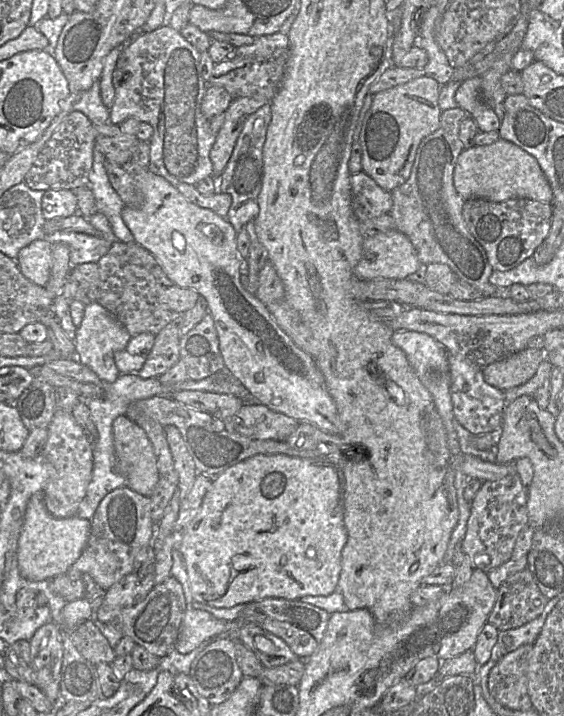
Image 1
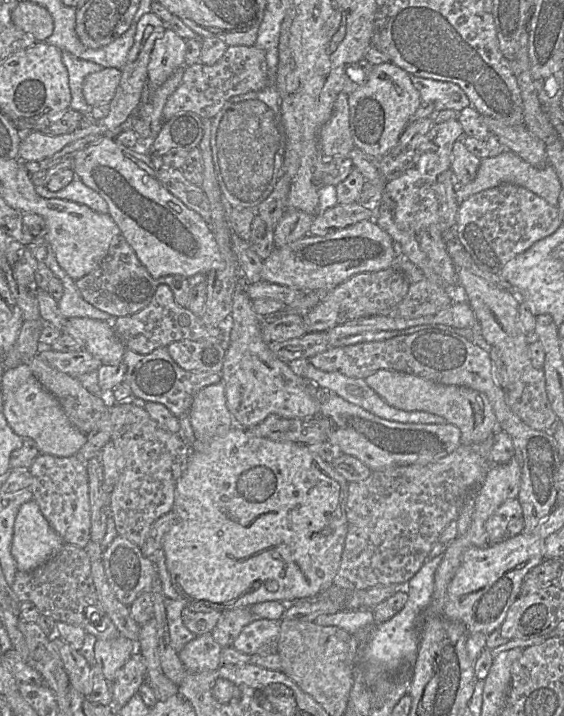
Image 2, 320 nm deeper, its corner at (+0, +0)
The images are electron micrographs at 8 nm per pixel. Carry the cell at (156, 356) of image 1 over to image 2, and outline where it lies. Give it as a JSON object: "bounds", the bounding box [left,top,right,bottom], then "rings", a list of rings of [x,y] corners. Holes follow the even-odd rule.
{"bounds":[122,347,222,418],"rings":[[[167,347],[157,348],[149,354],[126,349],[122,361],[127,367],[123,384],[130,387],[134,397],[146,403],[163,404],[177,418],[189,413],[194,397],[201,389],[222,382],[221,373],[184,370],[170,356]]]}

